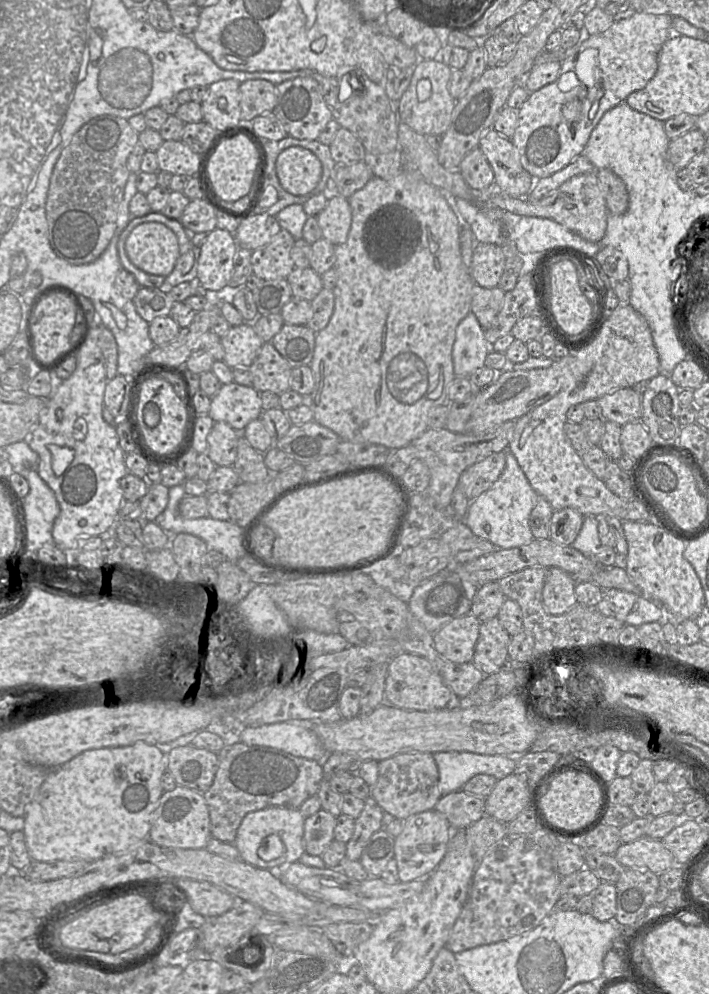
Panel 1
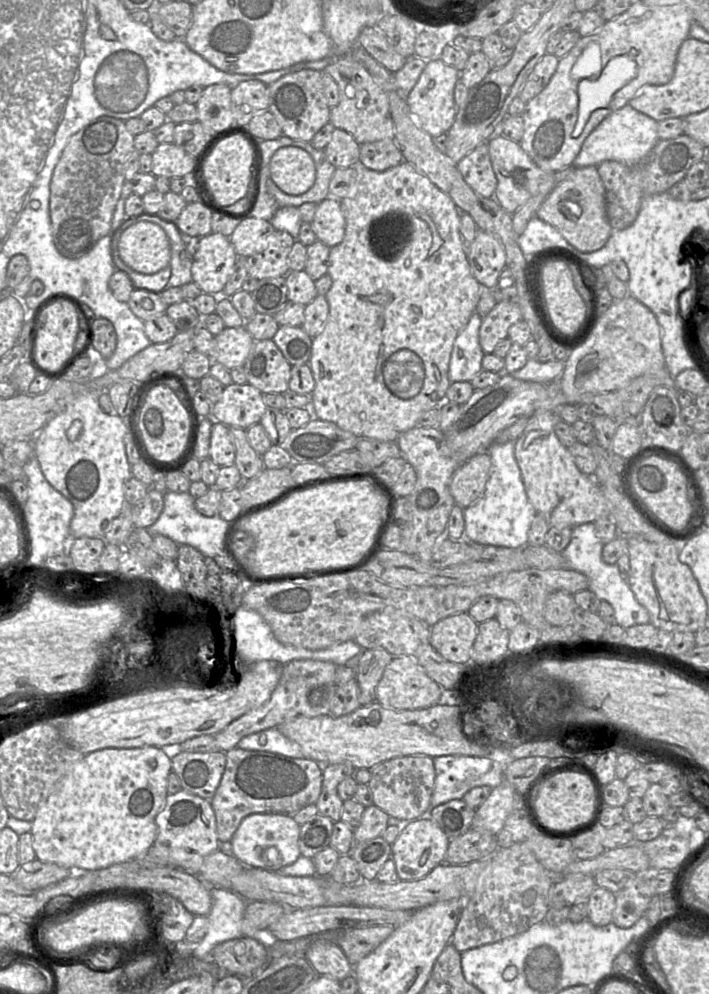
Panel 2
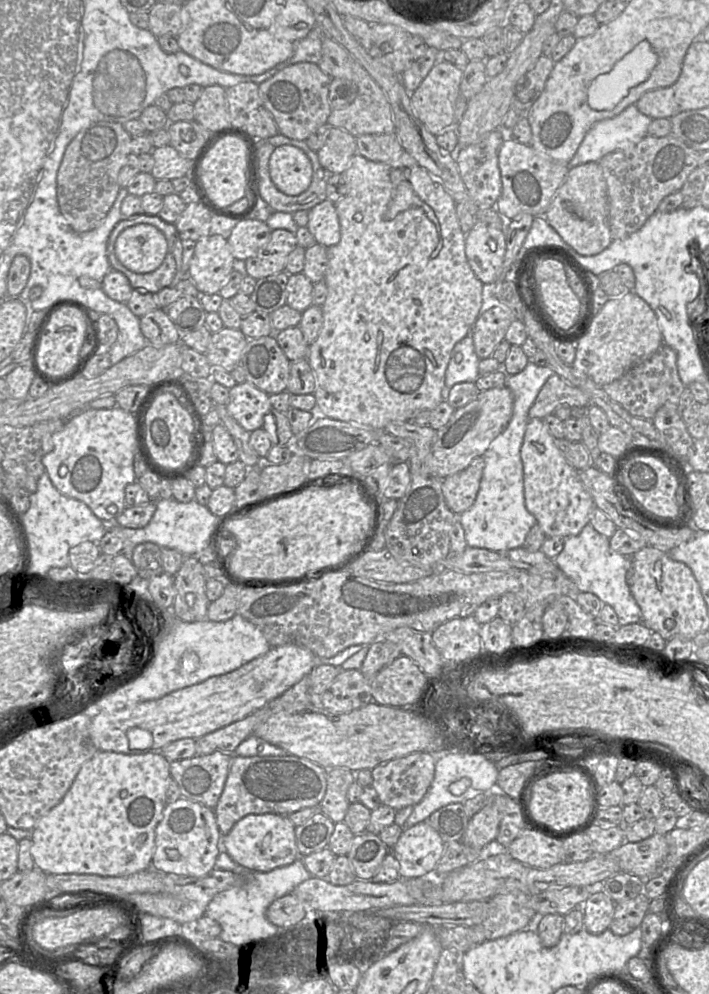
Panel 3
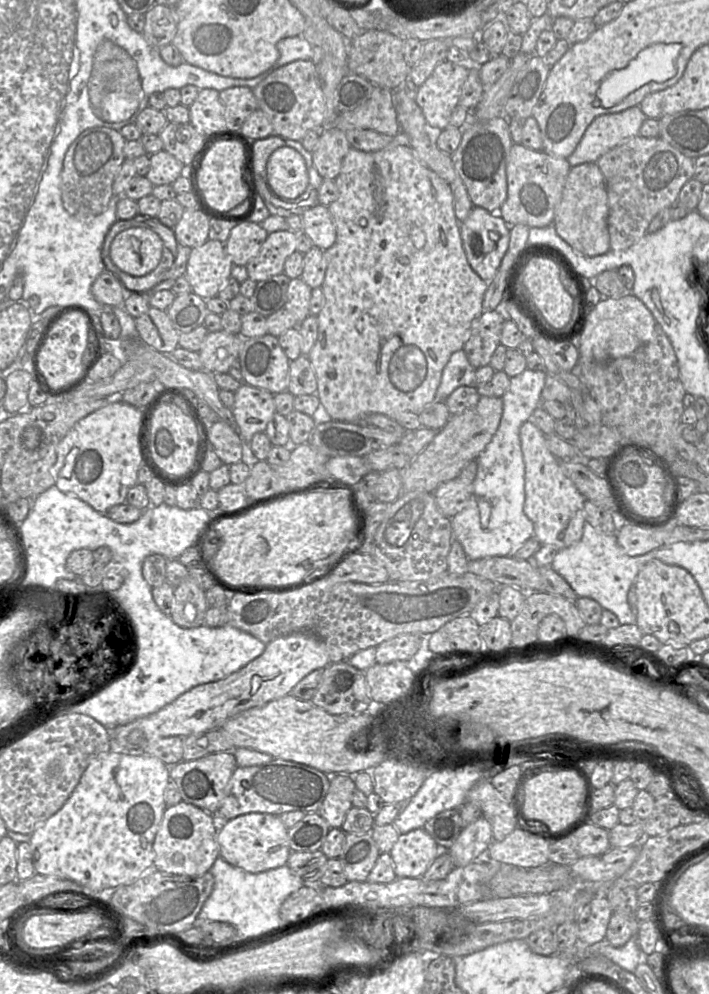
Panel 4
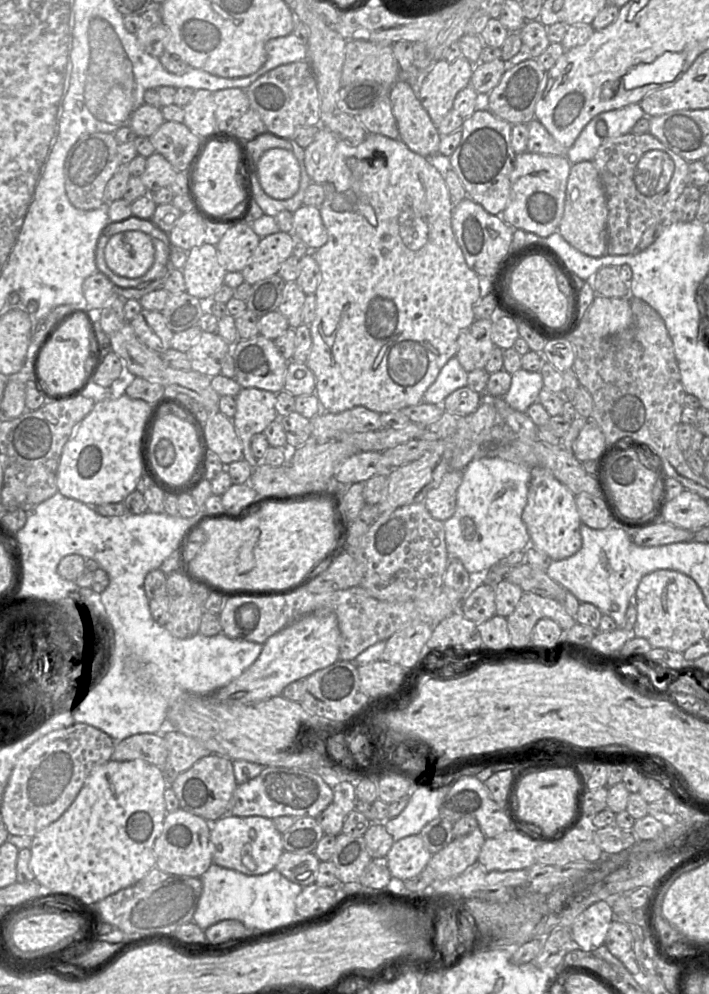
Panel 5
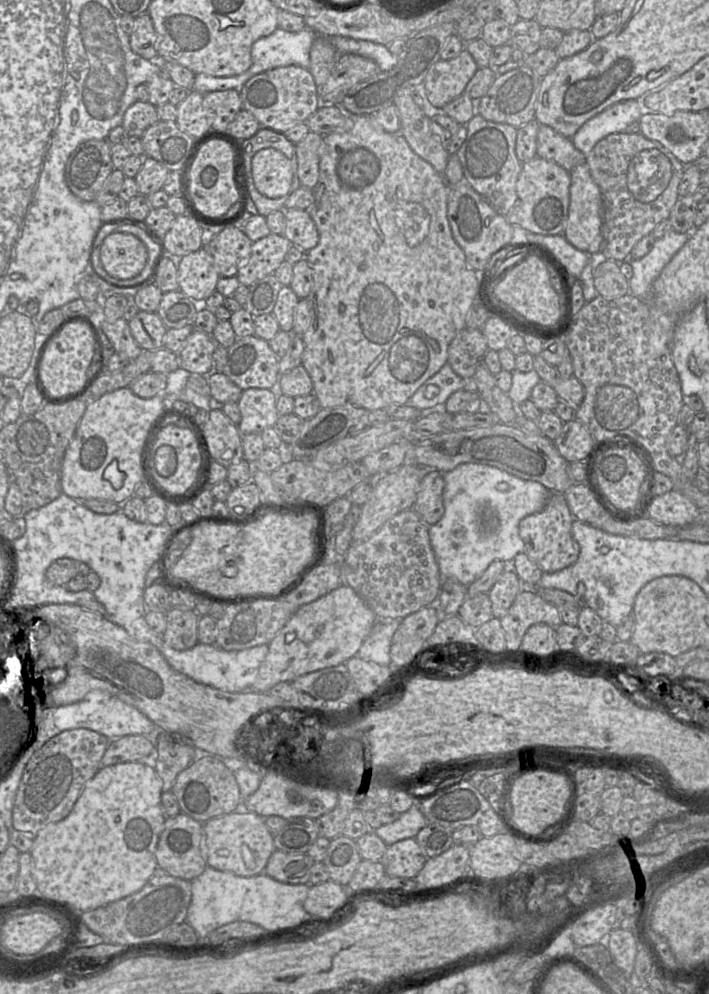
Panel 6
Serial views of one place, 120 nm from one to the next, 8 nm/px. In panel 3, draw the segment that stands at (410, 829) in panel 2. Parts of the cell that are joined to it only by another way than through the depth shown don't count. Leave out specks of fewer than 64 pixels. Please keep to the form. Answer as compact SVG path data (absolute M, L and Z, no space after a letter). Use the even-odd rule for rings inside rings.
M419 822L402 831L390 852L397 860L400 878L429 877L435 873L446 843L427 822Z

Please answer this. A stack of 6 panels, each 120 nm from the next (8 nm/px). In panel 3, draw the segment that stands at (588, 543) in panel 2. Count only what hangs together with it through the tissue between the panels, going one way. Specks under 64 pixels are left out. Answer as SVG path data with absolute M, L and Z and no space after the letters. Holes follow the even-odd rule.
M587 524L576 535L565 538L561 553L554 559L557 567L574 583L576 591L592 593L614 609L619 626L642 622L642 612L626 583L631 558L611 550L609 539Z

